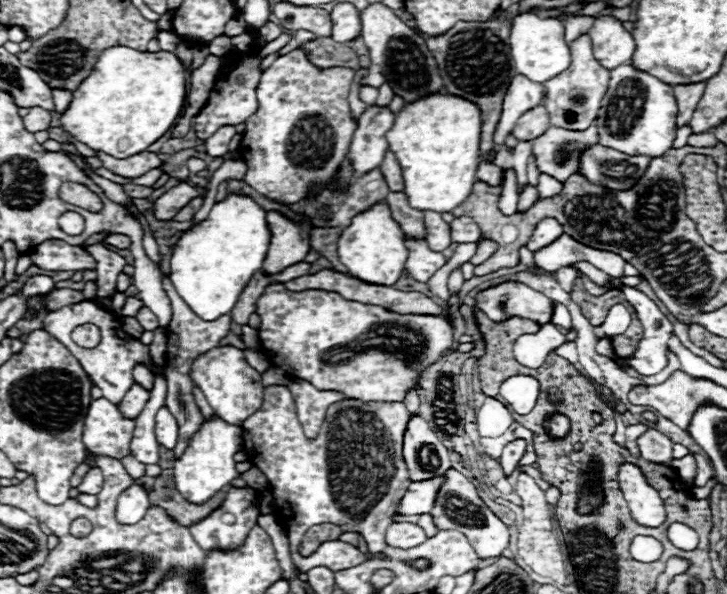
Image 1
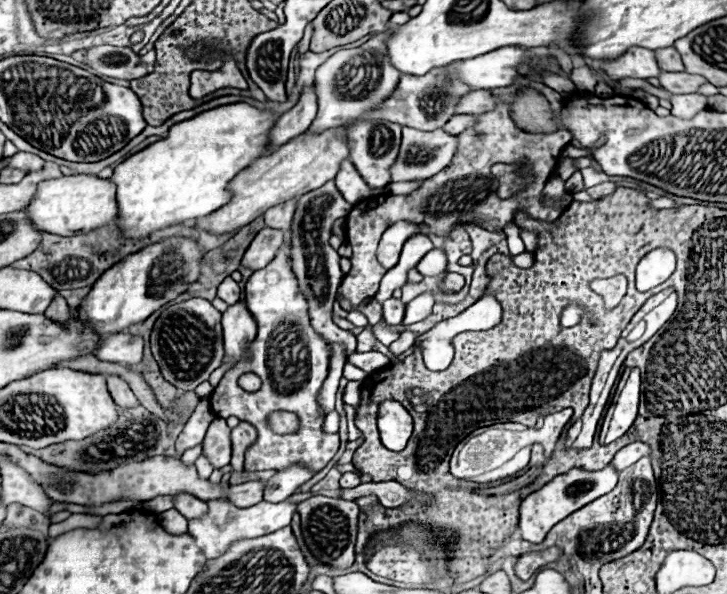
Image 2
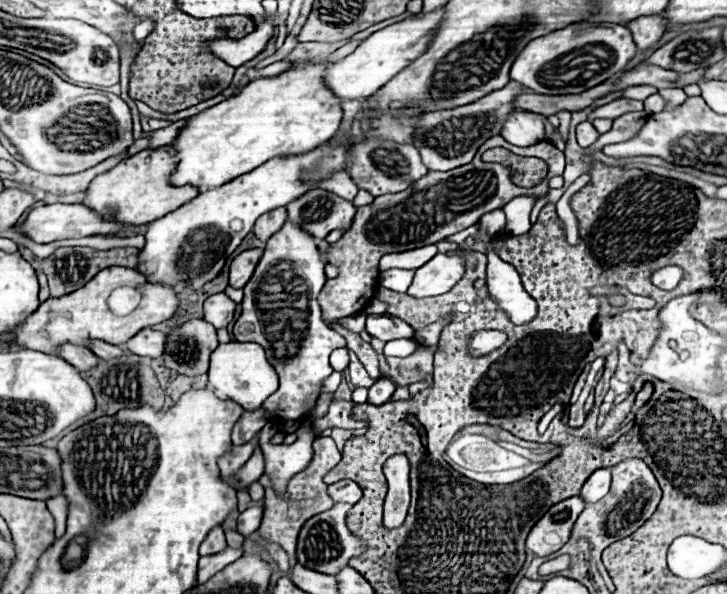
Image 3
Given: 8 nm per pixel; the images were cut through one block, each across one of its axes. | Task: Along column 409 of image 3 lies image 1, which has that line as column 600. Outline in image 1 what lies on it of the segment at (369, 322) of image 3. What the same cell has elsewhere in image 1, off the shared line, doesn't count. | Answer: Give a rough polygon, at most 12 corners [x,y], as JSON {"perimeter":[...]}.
{"perimeter":[[614,304],[602,326],[594,328],[598,338],[612,338],[630,324],[630,312]]}

